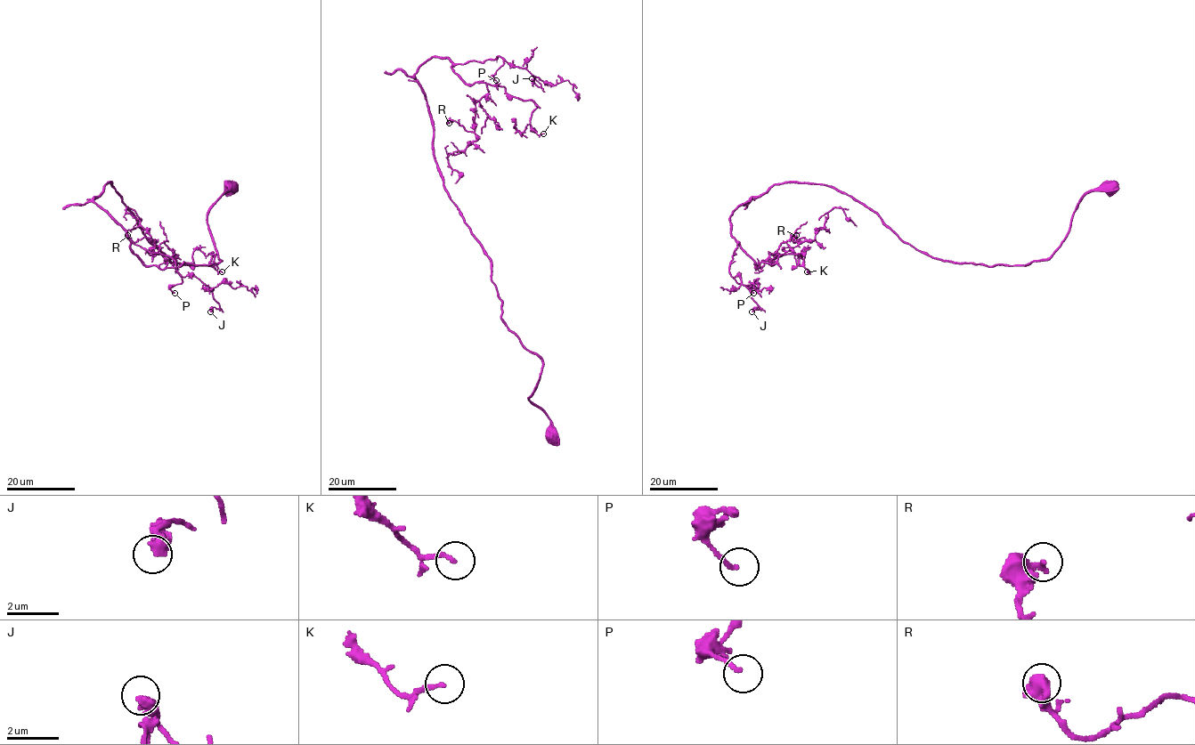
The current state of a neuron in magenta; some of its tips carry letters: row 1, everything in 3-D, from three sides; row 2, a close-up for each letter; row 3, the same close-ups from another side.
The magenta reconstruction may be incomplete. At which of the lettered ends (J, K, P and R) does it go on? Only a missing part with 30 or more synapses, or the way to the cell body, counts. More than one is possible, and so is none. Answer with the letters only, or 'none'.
none

